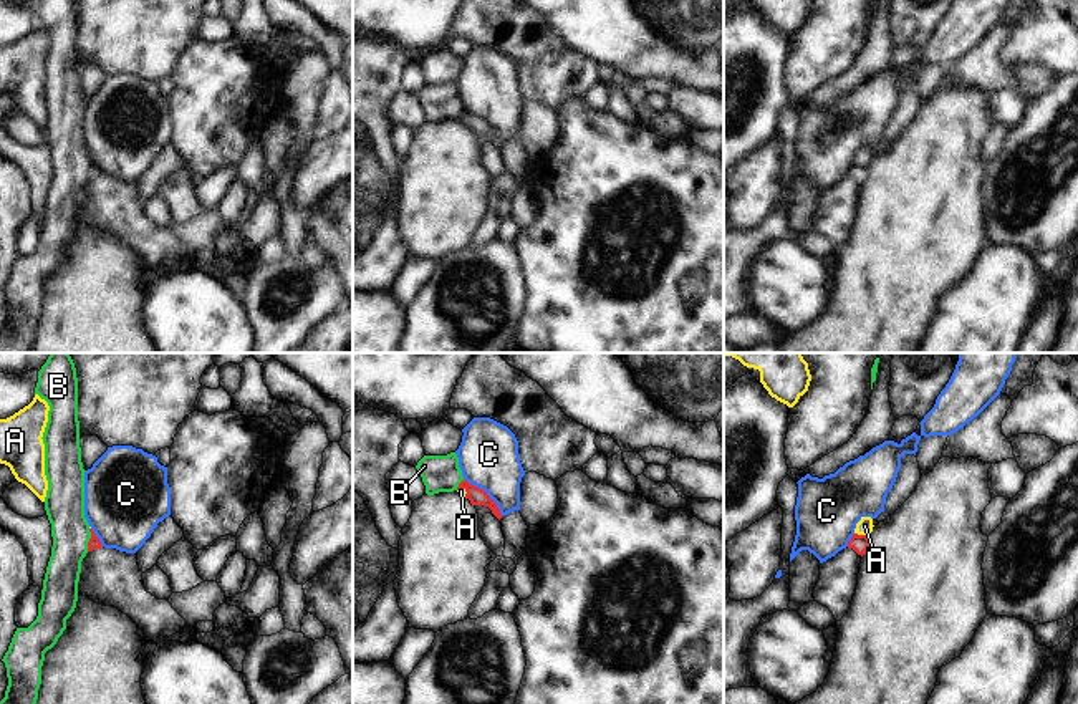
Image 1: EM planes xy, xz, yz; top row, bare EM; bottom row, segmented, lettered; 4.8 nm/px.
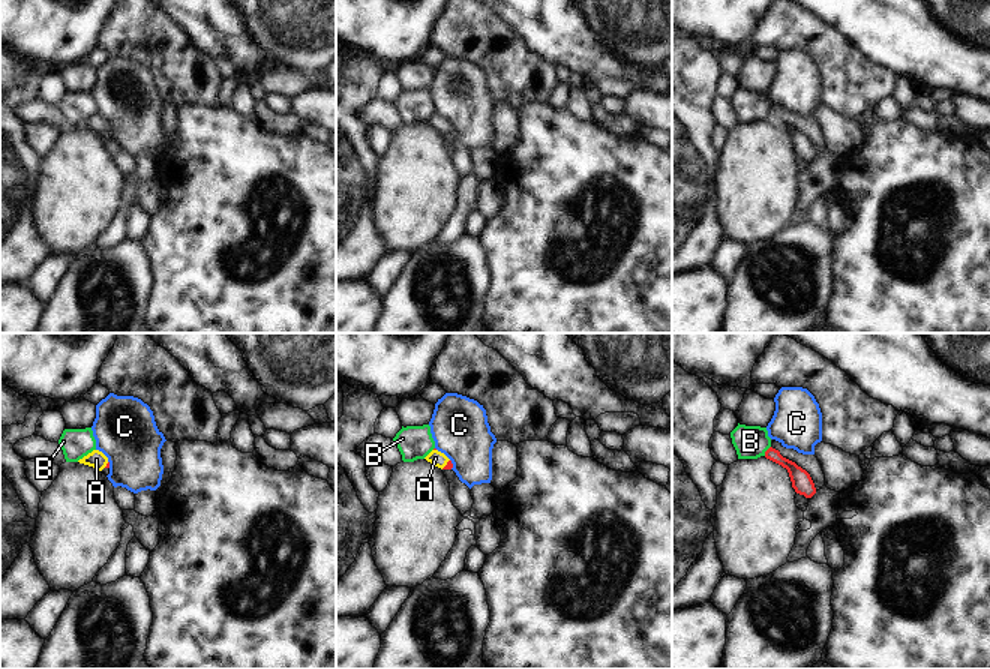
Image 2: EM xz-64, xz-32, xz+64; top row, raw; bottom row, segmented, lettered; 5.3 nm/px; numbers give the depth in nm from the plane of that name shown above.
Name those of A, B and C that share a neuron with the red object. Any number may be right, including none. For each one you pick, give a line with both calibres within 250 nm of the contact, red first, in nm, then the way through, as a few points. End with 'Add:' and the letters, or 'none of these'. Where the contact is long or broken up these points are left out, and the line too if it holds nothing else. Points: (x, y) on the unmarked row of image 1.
A: Thickness 90 nm (red) against 80 nm. Path across: yz (860, 173), (861, 164), (865, 154)
Add: A.

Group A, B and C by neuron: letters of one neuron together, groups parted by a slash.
A / B / C

